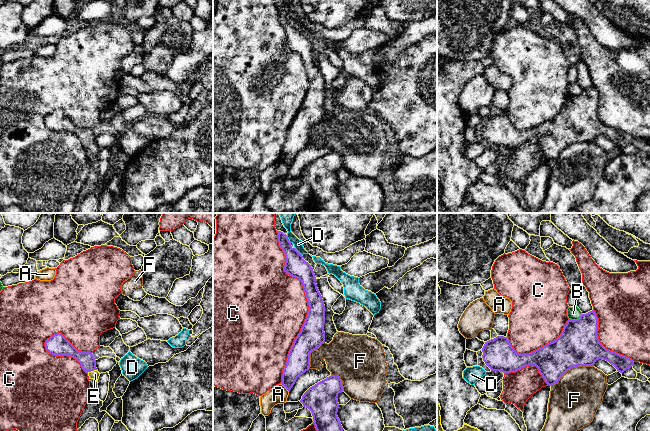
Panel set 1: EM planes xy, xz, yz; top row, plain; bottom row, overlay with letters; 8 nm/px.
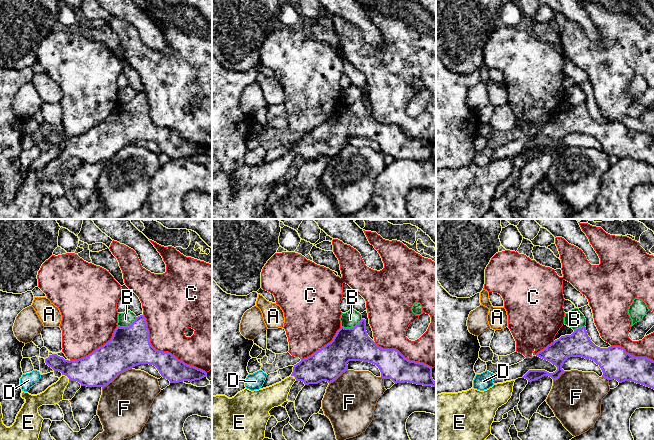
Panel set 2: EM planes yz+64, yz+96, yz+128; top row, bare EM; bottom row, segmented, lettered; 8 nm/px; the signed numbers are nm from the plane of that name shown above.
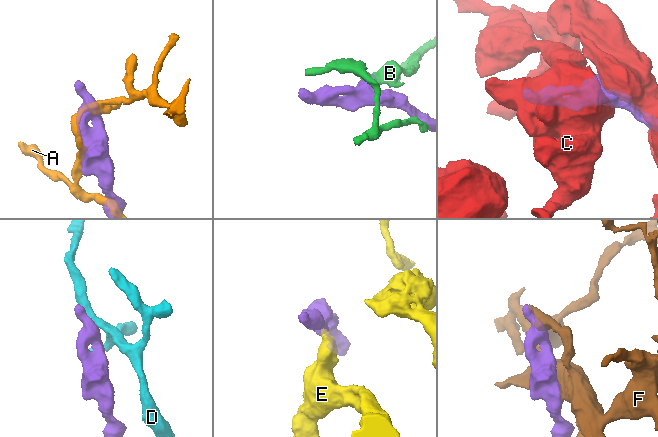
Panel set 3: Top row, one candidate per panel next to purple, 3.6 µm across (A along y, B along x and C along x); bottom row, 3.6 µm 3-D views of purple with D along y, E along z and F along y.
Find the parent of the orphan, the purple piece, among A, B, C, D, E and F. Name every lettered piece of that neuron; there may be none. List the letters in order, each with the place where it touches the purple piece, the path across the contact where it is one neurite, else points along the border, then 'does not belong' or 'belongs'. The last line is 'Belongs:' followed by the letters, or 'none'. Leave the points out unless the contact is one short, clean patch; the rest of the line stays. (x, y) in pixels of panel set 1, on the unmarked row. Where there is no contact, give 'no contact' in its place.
A: xz (284, 162) | along xz (281, 159), (288, 167) | does not belong
B: yz (575, 96) | along yz (582, 90), (576, 95), (569, 95) | does not belong
C: xz (308, 80) | does not belong
D: xz (288, 15) | along xz (286, 11), (291, 18) | does not belong
E: xy (91, 146) | across xy (87, 137), (91, 146), (95, 150) | belongs
F: yz (572, 143) | does not belong
Belongs: E

